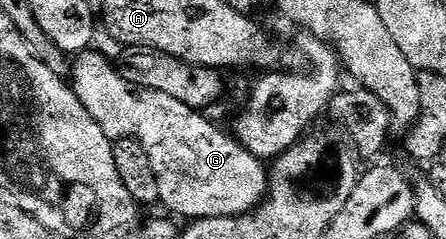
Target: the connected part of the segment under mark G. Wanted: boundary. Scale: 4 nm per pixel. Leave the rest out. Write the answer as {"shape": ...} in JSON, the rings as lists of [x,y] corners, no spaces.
{"shape":[[[96,49],[82,51],[71,60],[70,86],[78,101],[82,101],[86,113],[98,121],[102,133],[106,133],[108,139],[133,139],[142,145],[142,149],[146,149],[154,177],[158,177],[160,203],[168,206],[173,211],[173,216],[181,215],[184,221],[195,221],[246,215],[263,203],[264,196],[268,194],[269,168],[261,159],[251,155],[231,134],[223,135],[207,119],[207,114],[193,111],[166,93],[129,85],[120,75],[117,64],[113,60],[111,63],[106,56],[99,55]]]}

